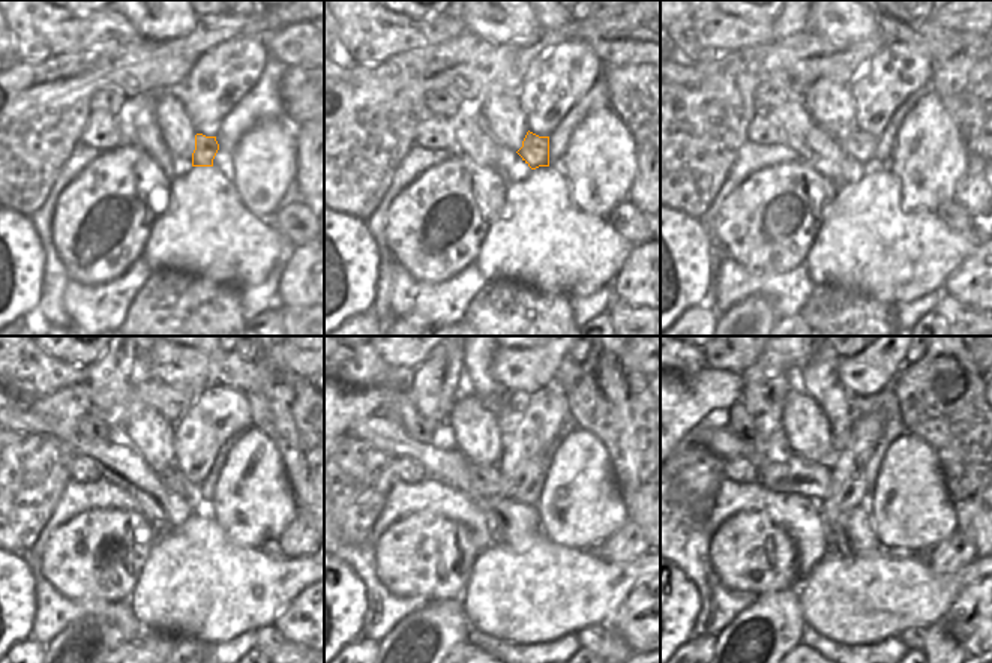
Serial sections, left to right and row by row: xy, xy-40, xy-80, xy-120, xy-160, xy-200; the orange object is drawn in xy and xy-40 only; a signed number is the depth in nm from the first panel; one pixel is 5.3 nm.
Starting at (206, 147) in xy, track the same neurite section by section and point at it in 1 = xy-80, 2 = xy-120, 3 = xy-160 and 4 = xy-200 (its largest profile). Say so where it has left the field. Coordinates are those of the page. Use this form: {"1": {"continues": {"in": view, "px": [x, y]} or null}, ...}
{"1": {"continues": {"in": "xy-80", "px": [860, 146]}}, "2": {"continues": {"in": "xy-120", "px": [173, 479]}}, "3": {"continues": {"in": "xy-160", "px": [488, 482]}}, "4": {"continues": {"in": "xy-200", "px": [800, 476]}}}

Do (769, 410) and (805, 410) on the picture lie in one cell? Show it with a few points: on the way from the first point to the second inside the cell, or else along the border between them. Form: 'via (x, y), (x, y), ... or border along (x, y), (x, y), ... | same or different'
border along (797, 387), (787, 396), (782, 432) | different

